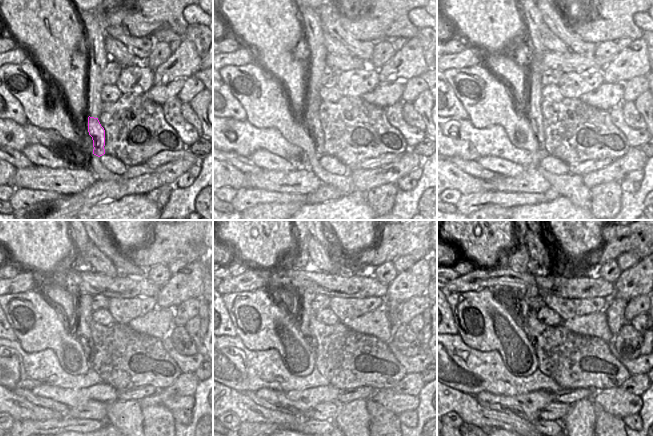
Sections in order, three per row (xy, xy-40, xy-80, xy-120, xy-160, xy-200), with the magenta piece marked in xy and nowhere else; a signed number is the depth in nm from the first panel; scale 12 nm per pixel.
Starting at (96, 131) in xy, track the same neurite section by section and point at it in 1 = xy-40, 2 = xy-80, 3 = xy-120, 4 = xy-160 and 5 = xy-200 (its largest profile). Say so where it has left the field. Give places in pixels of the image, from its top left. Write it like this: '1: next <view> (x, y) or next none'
1: next xy-40 (313, 124)
2: next xy-80 (538, 129)
3: next xy-120 (81, 330)
4: next xy-160 (306, 311)
5: next xy-200 (531, 291)

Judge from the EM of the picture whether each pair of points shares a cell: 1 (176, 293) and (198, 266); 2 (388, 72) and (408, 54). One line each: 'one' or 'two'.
1: one
2: one

